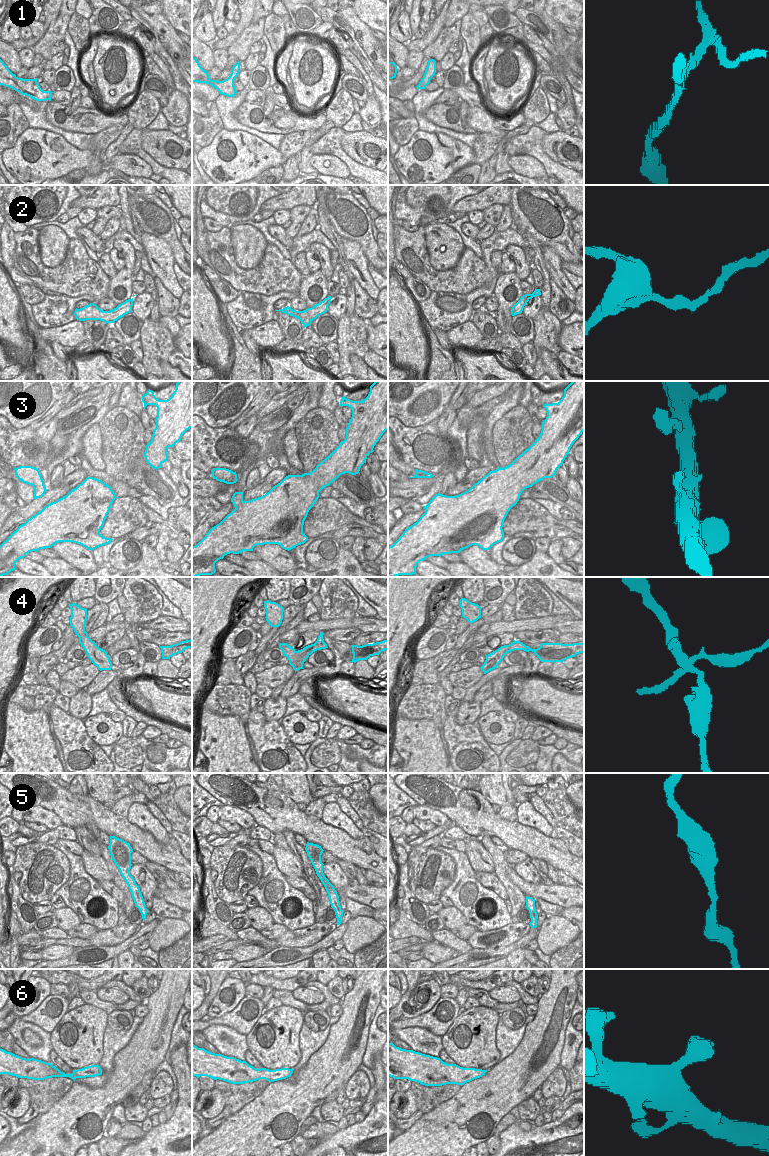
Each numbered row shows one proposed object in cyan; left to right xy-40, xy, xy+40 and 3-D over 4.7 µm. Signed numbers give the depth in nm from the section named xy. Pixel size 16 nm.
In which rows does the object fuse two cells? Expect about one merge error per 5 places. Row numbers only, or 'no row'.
1, 4

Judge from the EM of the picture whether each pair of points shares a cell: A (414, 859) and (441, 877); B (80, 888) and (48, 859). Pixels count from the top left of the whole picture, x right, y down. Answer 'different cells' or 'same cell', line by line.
A: same cell
B: different cells

